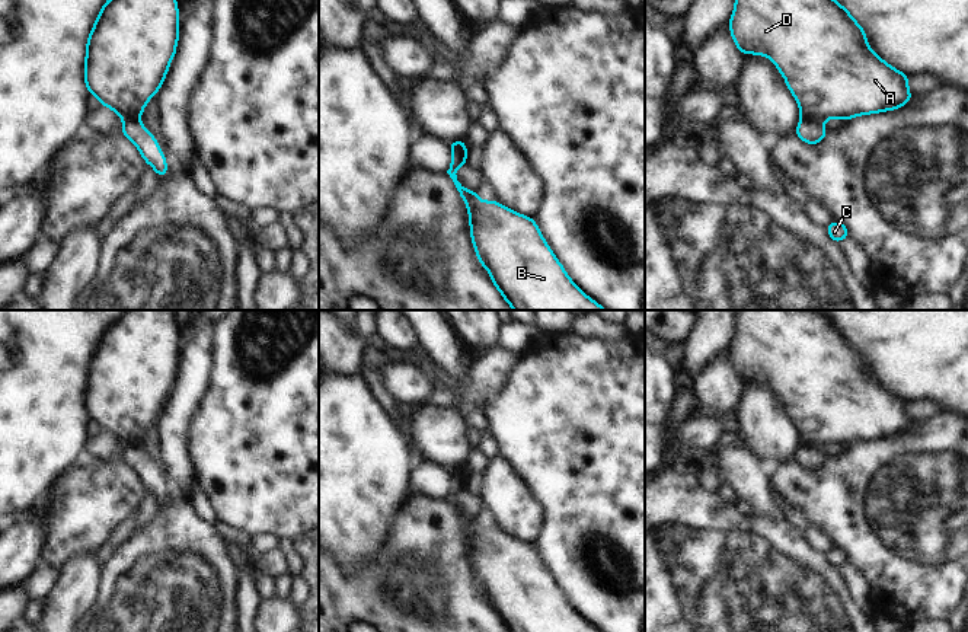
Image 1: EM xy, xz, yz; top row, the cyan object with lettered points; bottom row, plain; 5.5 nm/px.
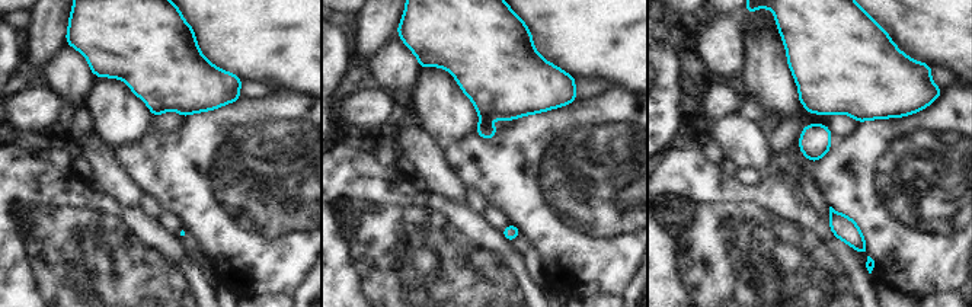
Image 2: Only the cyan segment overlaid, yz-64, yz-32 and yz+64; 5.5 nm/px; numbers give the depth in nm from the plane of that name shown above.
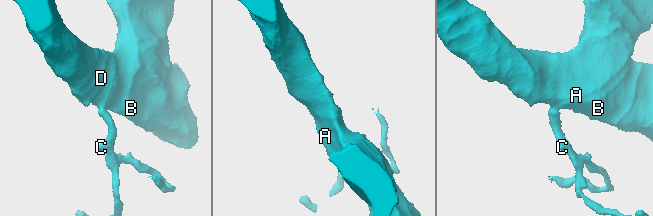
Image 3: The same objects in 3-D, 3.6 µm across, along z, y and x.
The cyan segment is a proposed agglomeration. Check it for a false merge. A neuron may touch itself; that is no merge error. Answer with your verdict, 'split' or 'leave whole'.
split

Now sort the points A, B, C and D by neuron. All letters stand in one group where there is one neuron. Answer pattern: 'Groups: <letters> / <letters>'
Groups: A B D / C.

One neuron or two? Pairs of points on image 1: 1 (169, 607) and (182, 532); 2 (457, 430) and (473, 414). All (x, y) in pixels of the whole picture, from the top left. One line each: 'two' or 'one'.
1: one
2: two

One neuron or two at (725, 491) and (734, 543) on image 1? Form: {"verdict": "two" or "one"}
{"verdict": "two"}

